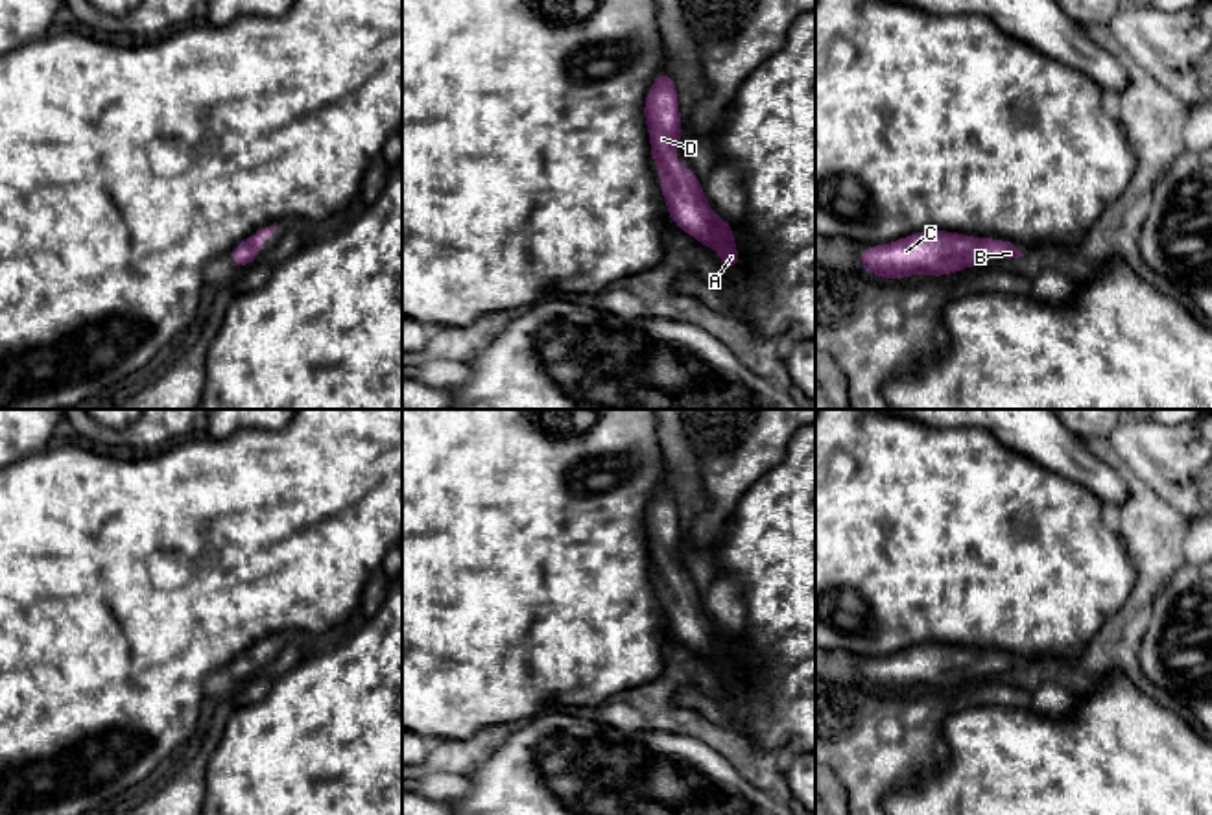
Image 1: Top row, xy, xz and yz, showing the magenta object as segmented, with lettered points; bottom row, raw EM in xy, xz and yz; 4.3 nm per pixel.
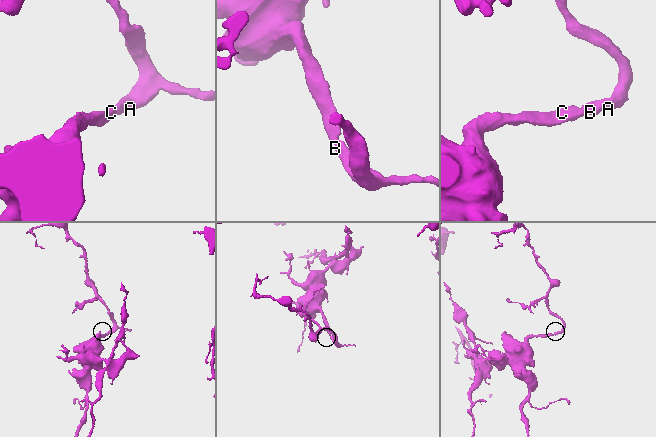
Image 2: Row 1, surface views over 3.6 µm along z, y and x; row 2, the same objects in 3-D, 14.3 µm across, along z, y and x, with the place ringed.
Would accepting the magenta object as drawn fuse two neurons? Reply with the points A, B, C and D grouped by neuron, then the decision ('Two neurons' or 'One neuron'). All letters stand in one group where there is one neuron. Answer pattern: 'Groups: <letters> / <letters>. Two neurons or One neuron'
Groups: A B C D. One neuron

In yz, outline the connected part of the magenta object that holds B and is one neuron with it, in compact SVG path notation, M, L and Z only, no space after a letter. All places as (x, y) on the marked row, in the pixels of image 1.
M930 229L885 245L861 247L858 258L861 269L880 278L909 278L917 273L939 278L985 266L994 254L1009 260L1024 256L1011 242Z

